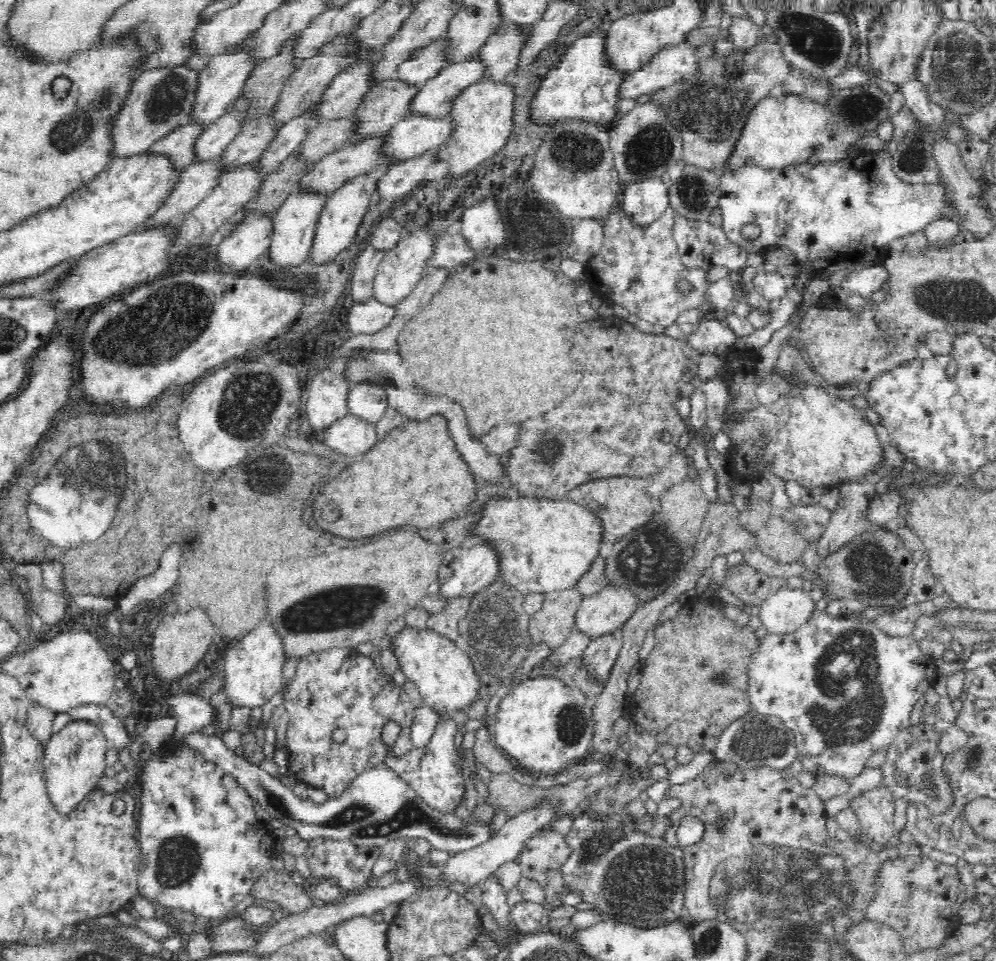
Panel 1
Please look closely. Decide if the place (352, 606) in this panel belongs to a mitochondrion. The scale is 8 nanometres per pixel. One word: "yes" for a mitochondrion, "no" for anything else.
yes

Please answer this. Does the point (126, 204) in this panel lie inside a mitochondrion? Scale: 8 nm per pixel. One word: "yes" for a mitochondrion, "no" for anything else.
no

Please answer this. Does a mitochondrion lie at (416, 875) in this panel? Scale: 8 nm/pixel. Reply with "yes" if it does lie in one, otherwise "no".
no

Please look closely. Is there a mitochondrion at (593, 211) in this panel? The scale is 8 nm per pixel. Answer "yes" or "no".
no

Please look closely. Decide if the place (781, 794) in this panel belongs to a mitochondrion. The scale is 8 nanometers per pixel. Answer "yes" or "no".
no

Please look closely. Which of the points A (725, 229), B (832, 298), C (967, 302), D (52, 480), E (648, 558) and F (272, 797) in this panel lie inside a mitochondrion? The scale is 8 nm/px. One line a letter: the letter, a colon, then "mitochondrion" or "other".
A: other
B: other
C: mitochondrion
D: mitochondrion
E: mitochondrion
F: mitochondrion

